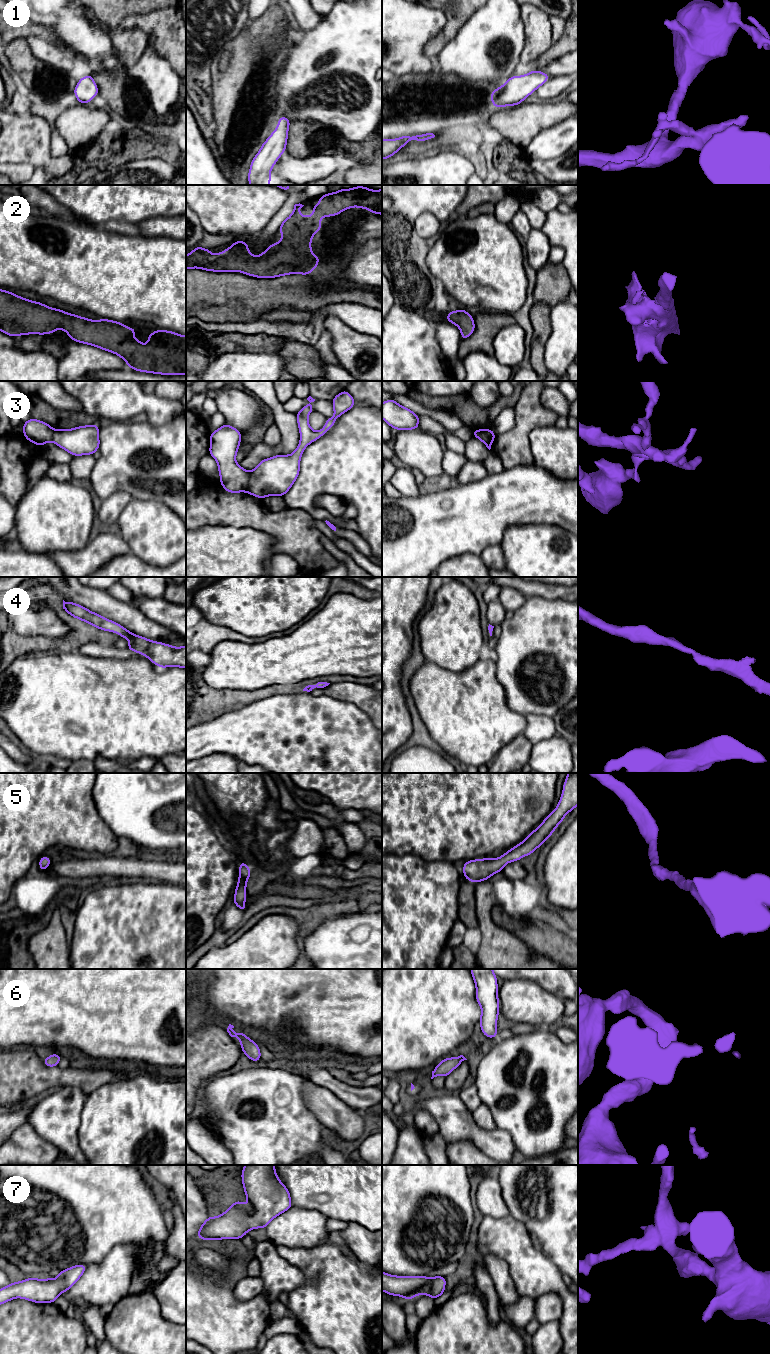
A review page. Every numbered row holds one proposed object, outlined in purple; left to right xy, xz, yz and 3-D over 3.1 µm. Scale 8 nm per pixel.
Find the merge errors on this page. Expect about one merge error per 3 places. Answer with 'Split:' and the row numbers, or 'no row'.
Split: 3

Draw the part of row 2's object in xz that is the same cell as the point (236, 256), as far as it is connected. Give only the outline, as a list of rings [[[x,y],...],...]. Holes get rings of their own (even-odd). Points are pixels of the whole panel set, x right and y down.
[[[356,186],[350,189],[340,189],[334,193],[327,193],[319,197],[318,205],[311,205],[311,210],[315,213],[310,216],[299,214],[302,204],[295,204],[289,218],[285,218],[279,226],[280,234],[283,236],[278,243],[270,244],[269,247],[258,257],[252,255],[249,250],[249,244],[238,240],[226,250],[213,255],[210,249],[200,246],[194,248],[191,253],[186,255],[186,269],[199,268],[213,272],[241,272],[256,278],[276,278],[289,274],[310,275],[310,272],[316,271],[316,266],[322,258],[315,256],[311,249],[311,240],[314,234],[319,232],[322,227],[320,219],[323,217],[337,216],[344,210],[352,207],[369,209],[370,213],[382,215],[382,189],[371,190],[365,186]]]

